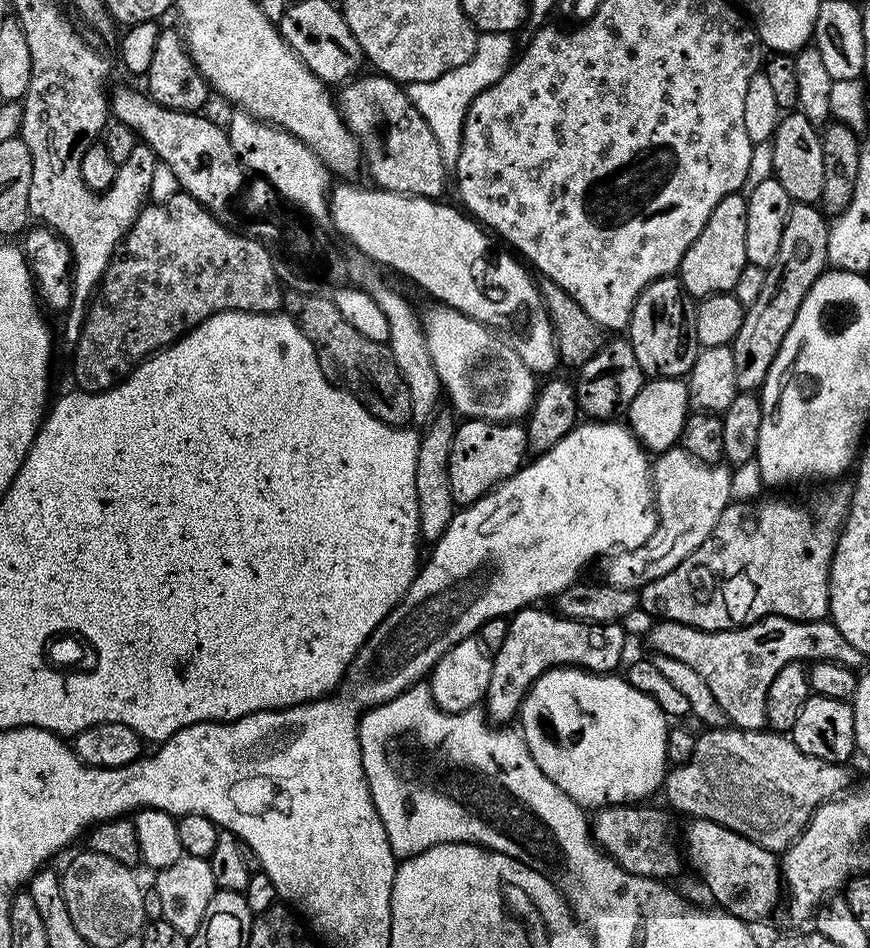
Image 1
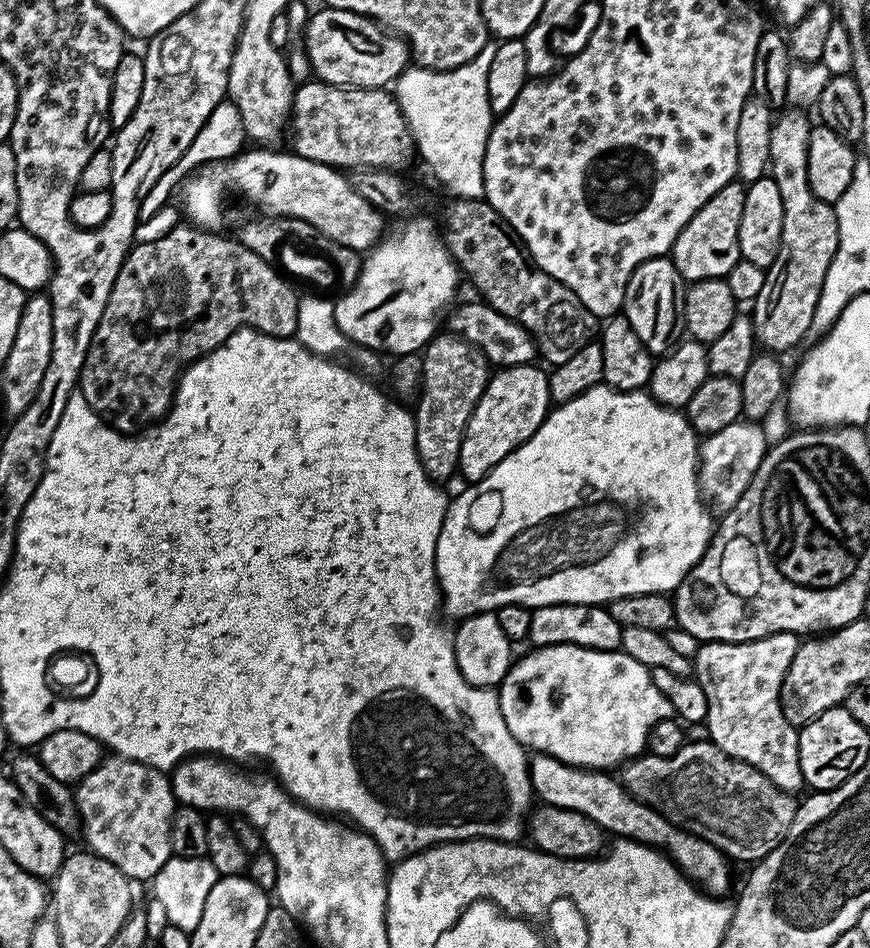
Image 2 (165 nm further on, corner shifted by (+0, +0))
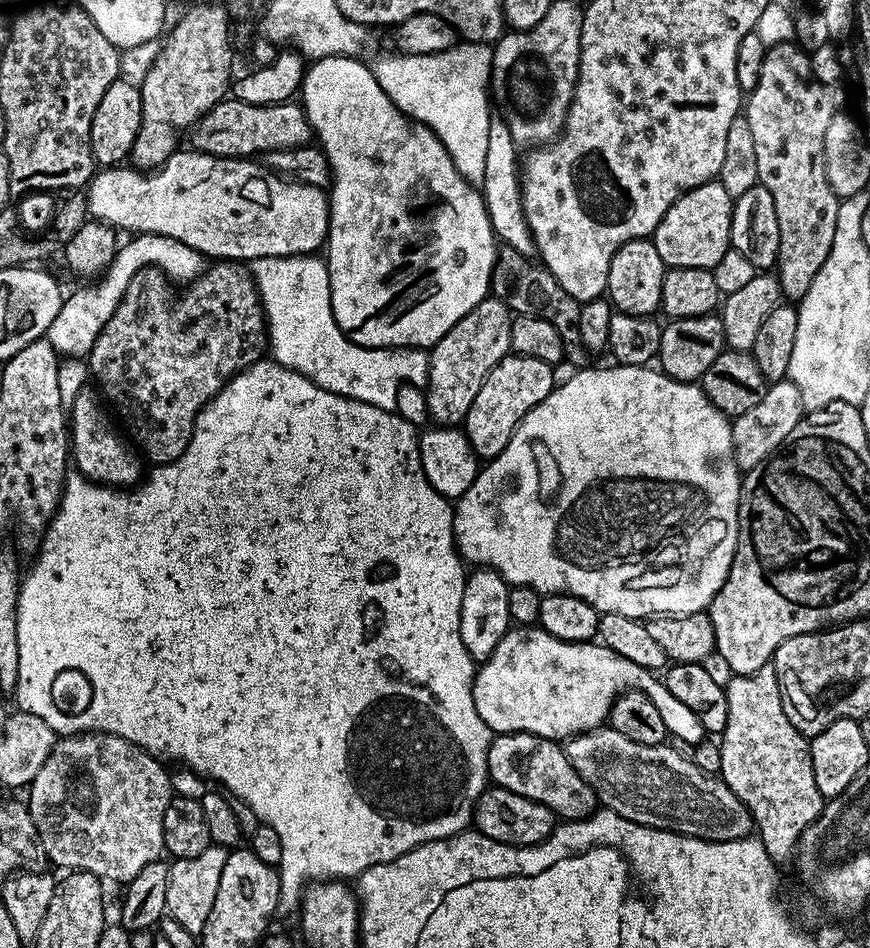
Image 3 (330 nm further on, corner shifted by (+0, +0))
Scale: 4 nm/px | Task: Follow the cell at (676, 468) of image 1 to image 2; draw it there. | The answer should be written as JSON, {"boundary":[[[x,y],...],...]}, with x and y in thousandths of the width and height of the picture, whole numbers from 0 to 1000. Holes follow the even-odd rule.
{"boundary":[[[854,441],[834,449],[834,454],[825,454],[825,458],[808,461],[802,468],[802,505],[808,522],[815,528],[818,526],[828,538],[841,536],[853,525],[857,513],[862,513],[883,474],[875,448]]]}

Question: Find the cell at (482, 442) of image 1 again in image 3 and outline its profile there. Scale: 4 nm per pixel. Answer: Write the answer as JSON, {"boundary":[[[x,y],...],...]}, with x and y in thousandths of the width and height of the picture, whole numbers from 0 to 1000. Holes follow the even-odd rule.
{"boundary":[[[585,373],[568,386],[568,390],[563,390],[563,395],[559,395],[559,403],[554,403],[554,411],[549,411],[545,428],[540,428],[540,437],[536,437],[531,448],[531,455],[548,482],[564,483],[582,475],[600,441],[605,441],[605,437],[634,414],[634,392],[636,385],[618,378]]]}

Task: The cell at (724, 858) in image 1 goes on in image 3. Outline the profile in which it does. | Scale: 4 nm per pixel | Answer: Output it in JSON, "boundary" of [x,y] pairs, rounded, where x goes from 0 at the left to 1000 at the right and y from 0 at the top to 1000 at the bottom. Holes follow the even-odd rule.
{"boundary":[[[608,772],[567,775],[566,785],[561,788],[561,818],[569,830],[591,833],[591,838],[600,838],[600,842],[623,846],[623,850],[653,867],[672,864],[687,852],[683,833],[671,824],[669,816],[660,812],[647,788],[638,781]]]}

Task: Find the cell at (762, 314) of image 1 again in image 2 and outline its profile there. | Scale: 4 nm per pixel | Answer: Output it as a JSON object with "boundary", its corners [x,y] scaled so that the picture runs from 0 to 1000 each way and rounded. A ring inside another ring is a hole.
{"boundary":[[[915,112],[898,117],[885,141],[885,185],[899,204],[899,255],[894,272],[880,285],[880,297],[876,297],[871,314],[863,318],[862,332],[870,364],[889,373],[902,373],[930,353],[949,287],[964,259],[963,230],[957,216],[945,213],[931,200],[926,162],[936,131],[924,118],[928,117]]]}

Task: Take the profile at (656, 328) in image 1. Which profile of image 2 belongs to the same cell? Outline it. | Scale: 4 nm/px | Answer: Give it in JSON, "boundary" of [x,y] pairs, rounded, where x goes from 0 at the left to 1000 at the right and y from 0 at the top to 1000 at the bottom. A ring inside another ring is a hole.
{"boundary":[[[768,270],[747,272],[743,276],[738,276],[738,281],[733,281],[733,285],[729,285],[729,289],[724,289],[724,297],[720,302],[720,310],[717,311],[715,331],[724,340],[724,344],[729,344],[729,352],[733,352],[733,357],[738,357],[738,365],[743,365],[743,369],[749,372],[751,377],[757,378],[767,376],[783,359],[787,358],[787,303],[789,296],[782,292],[779,285],[772,278]]]}

